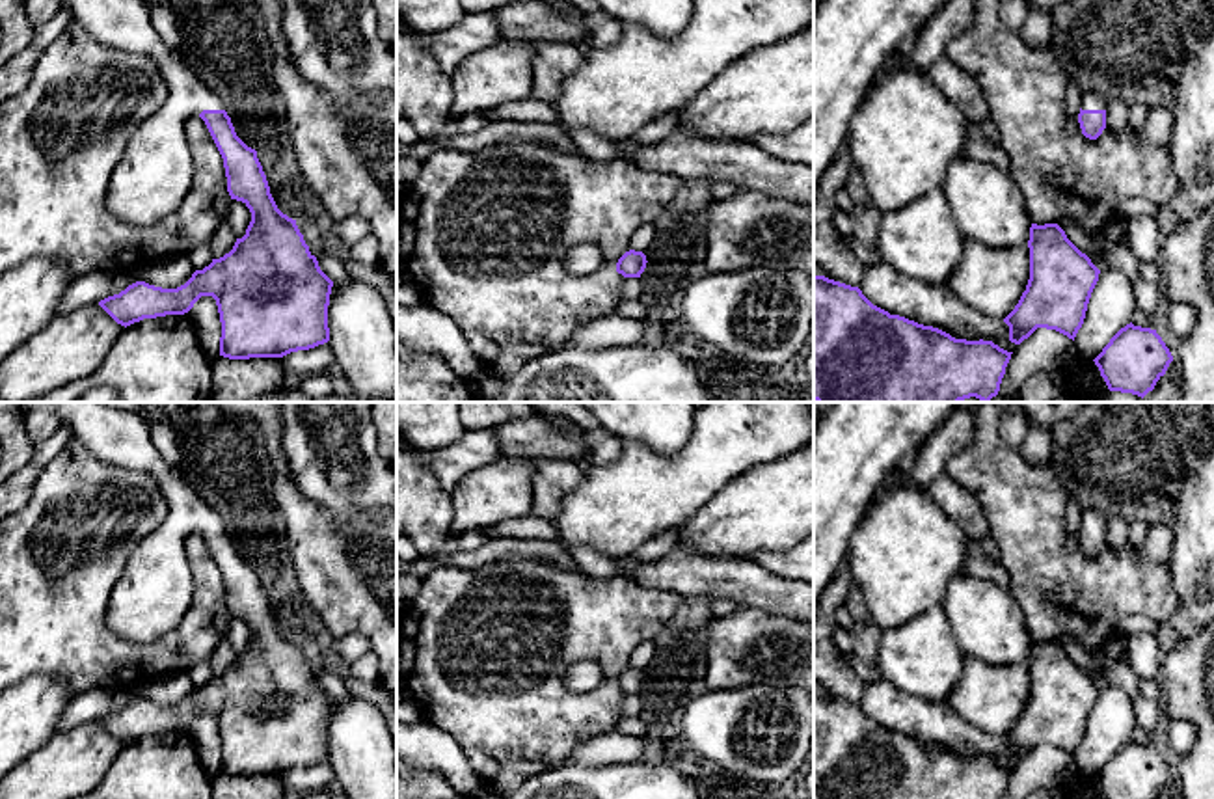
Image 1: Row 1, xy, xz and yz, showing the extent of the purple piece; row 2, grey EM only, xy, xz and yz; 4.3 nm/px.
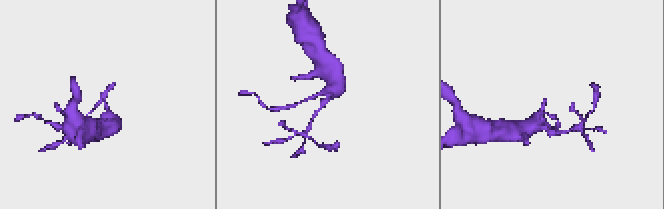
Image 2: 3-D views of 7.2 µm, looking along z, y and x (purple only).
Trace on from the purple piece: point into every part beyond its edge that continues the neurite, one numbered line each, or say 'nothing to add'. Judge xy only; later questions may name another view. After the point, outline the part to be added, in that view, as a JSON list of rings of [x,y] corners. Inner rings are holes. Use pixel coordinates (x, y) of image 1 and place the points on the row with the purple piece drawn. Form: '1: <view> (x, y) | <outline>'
1: xy (155, 172) | [[[61,0],[84,30],[104,47],[153,60],[168,86],[168,101],[130,138],[106,190],[108,212],[145,227],[179,209],[194,179],[186,142],[188,117],[225,110],[182,54],[168,48],[142,0]]]

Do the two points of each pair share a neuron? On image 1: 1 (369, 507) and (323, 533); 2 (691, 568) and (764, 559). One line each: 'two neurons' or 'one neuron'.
1: two neurons
2: two neurons

